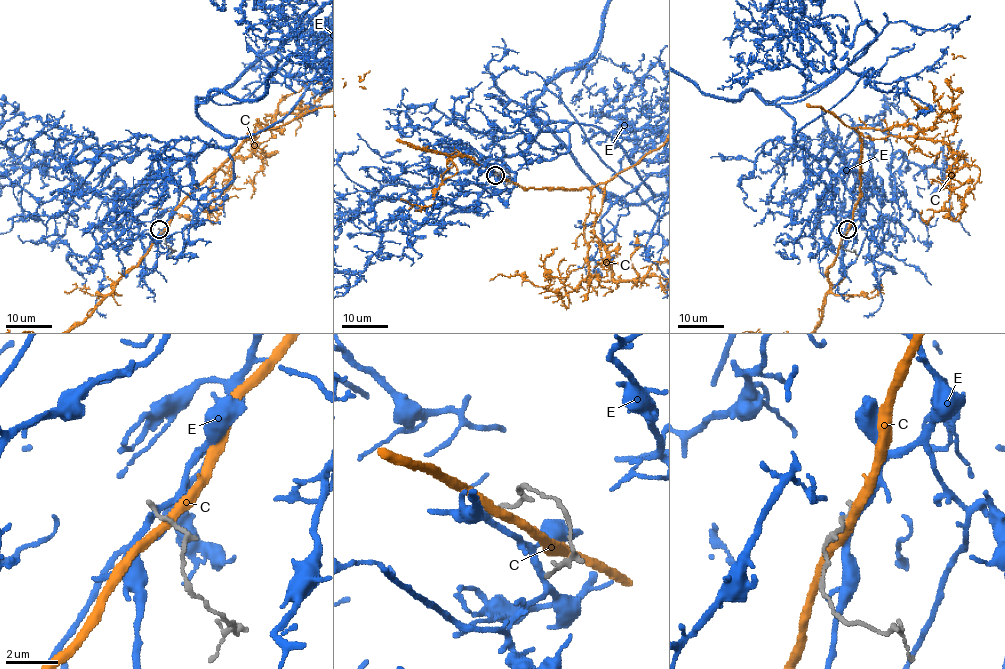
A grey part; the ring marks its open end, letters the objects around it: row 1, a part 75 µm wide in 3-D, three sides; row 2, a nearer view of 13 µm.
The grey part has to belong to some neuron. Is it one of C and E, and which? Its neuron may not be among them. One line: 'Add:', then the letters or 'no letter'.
Add: E

